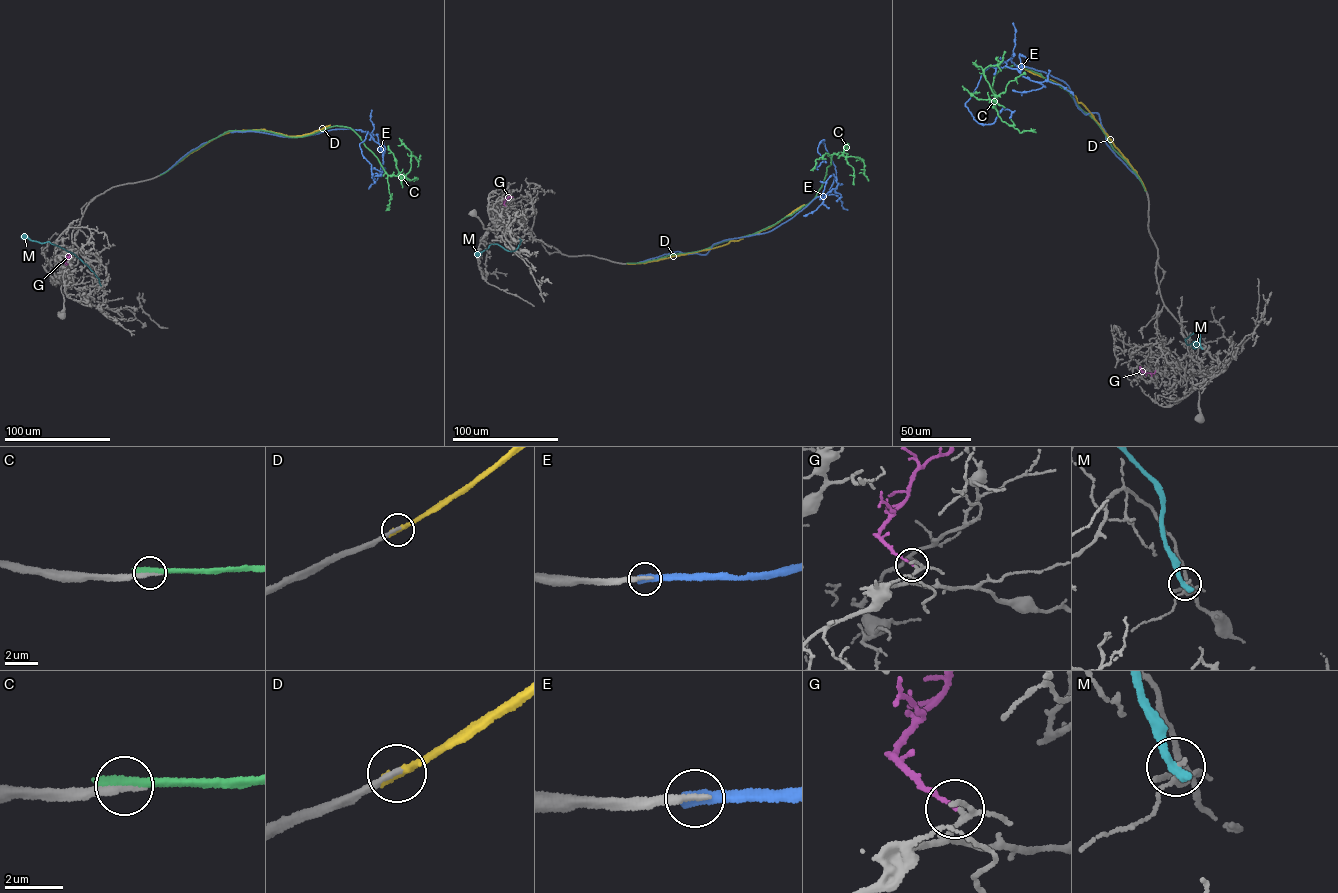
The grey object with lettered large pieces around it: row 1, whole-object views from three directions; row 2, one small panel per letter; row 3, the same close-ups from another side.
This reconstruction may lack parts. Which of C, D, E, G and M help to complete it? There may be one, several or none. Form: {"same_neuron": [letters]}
{"same_neuron": ["D"]}

